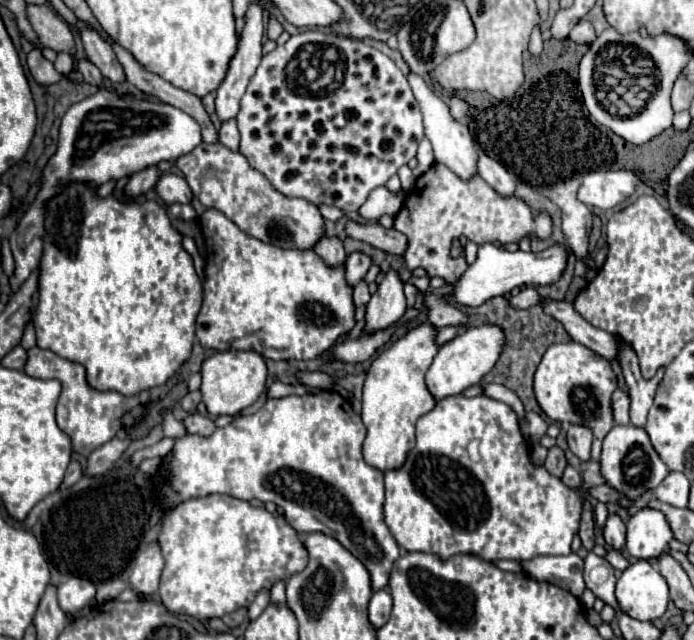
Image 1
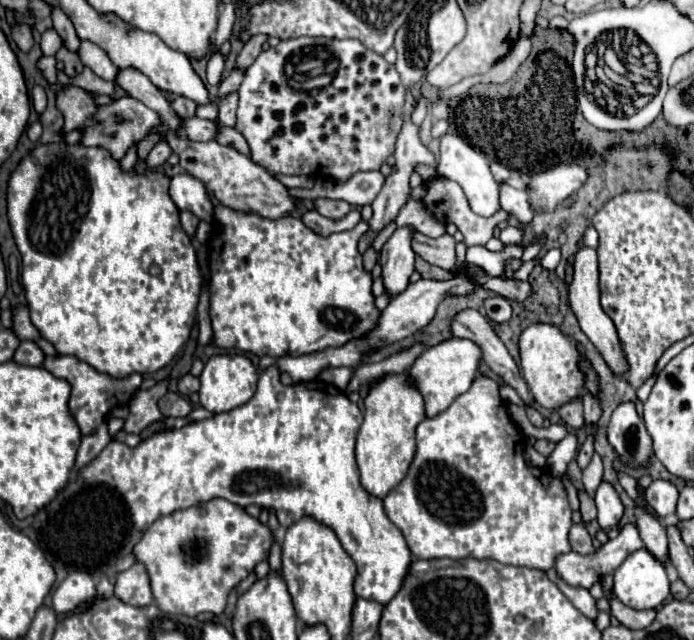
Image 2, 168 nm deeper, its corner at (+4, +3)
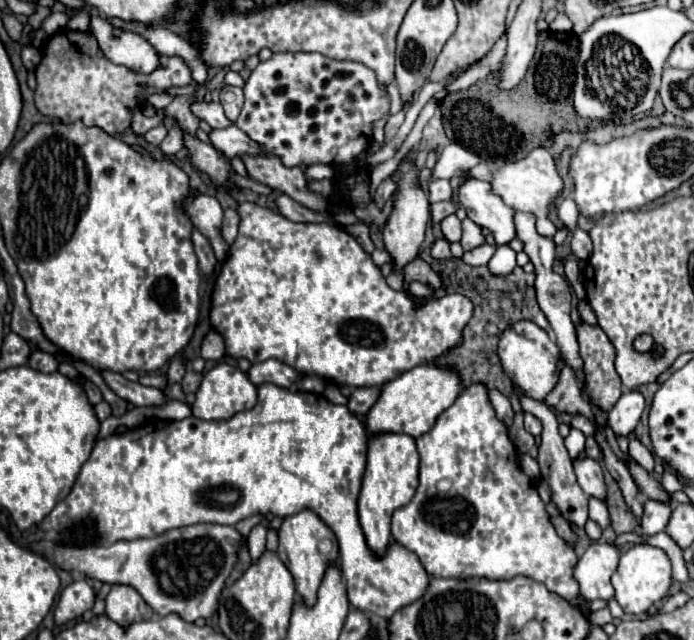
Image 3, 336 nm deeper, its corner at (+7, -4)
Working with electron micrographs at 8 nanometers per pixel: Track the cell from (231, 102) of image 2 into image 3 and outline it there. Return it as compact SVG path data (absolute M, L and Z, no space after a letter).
M226 85L226 87L220 91L220 103L224 105L226 117L228 117L230 121L236 121L240 109L242 109L242 103L244 103L242 89L240 89L240 87L232 87L232 85Z

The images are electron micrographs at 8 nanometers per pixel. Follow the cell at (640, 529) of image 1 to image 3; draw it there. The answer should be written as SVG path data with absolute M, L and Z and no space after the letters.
M592 543L586 553L580 557L576 569L574 569L574 579L580 585L580 593L588 599L612 599L614 597L614 587L610 583L612 573L618 567L622 551L616 545L608 543Z

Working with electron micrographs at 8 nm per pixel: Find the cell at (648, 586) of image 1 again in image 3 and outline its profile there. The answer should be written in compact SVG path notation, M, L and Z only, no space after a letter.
M632 545L620 557L618 569L612 575L612 585L616 589L616 601L628 615L642 615L650 609L650 605L658 603L668 595L668 587L672 583L672 569L668 555L652 545Z

